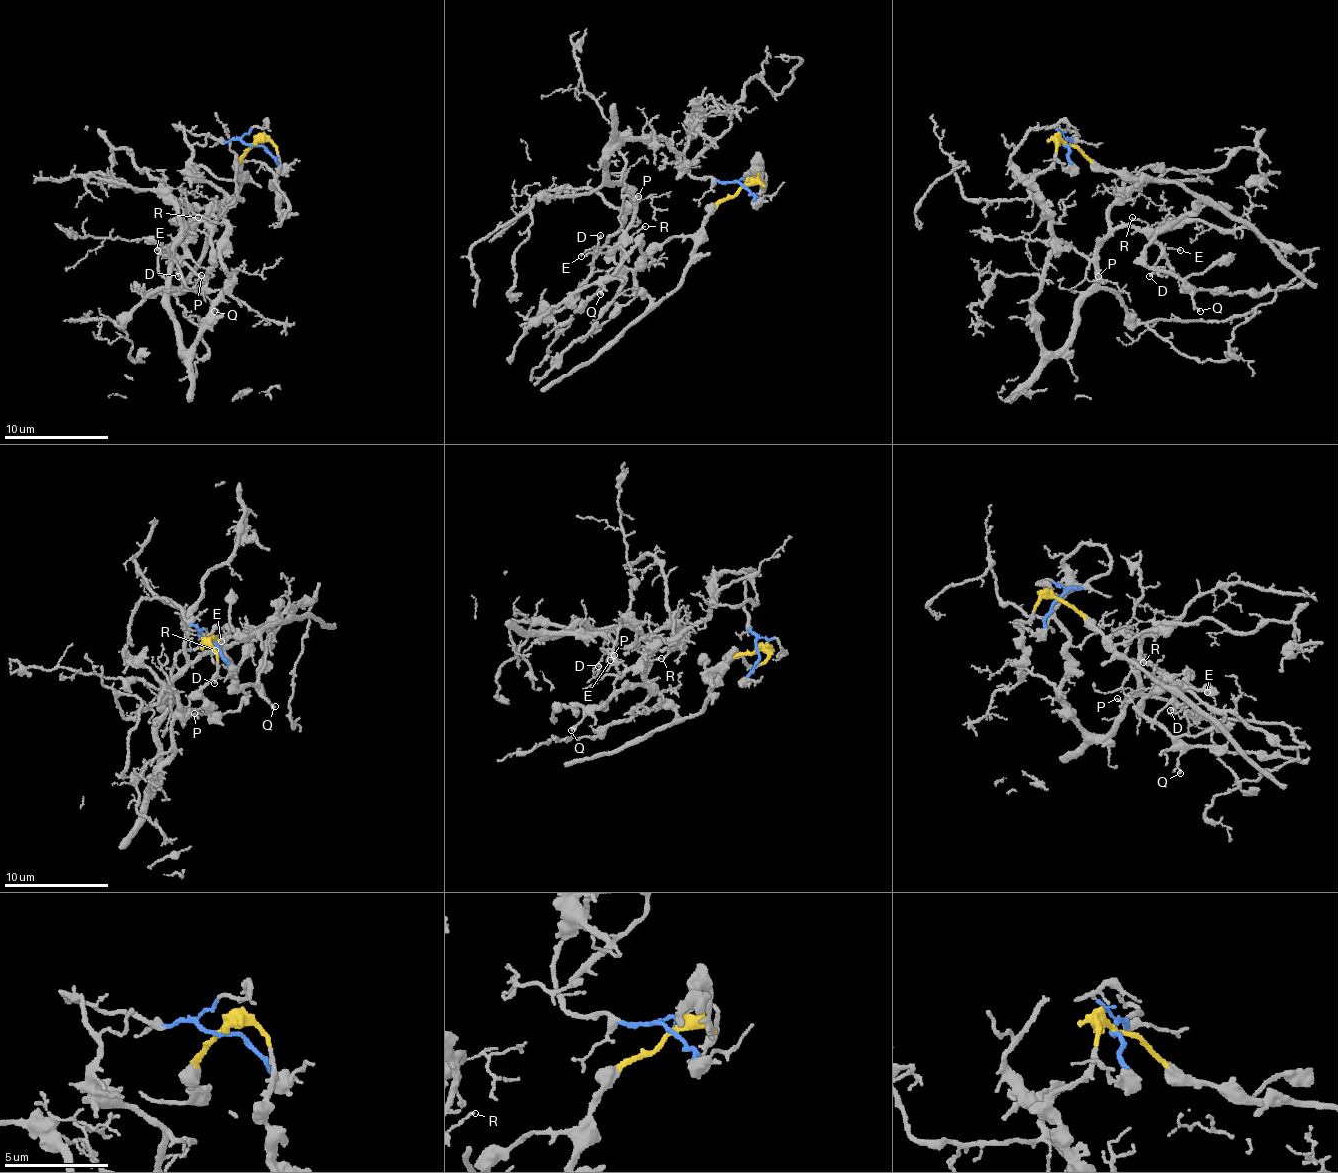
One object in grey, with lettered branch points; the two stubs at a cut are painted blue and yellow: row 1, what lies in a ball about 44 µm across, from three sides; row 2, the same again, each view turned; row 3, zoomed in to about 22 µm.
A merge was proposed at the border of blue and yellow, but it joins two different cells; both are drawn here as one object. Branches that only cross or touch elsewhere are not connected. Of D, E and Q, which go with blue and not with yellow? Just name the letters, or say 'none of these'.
D, E

